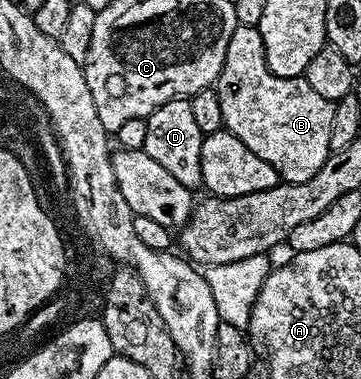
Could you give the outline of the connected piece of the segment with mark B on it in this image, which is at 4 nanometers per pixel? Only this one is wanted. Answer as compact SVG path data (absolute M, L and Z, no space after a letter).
M237 26L234 36L230 36L226 60L214 89L218 104L222 104L223 129L238 136L254 156L262 156L283 181L310 180L326 164L332 153L330 128L335 105L326 96L318 96L304 77L283 78L270 72L257 27Z

